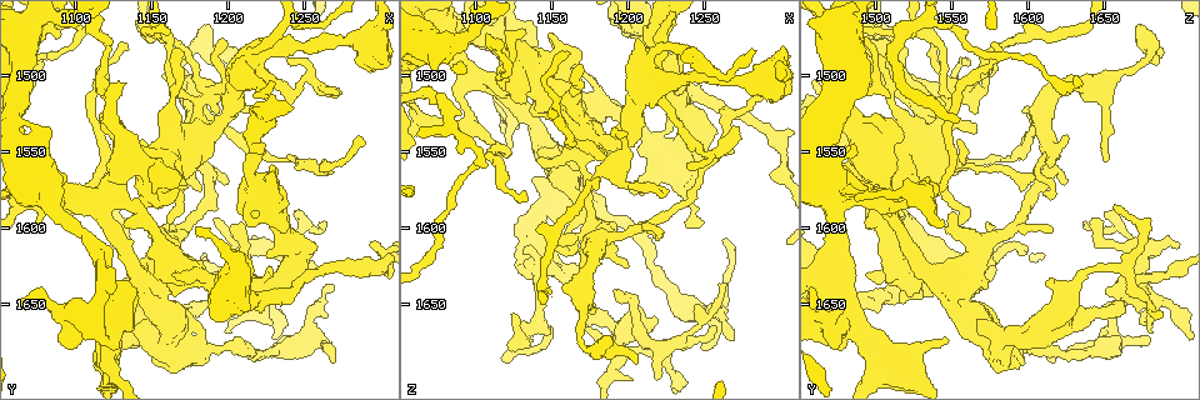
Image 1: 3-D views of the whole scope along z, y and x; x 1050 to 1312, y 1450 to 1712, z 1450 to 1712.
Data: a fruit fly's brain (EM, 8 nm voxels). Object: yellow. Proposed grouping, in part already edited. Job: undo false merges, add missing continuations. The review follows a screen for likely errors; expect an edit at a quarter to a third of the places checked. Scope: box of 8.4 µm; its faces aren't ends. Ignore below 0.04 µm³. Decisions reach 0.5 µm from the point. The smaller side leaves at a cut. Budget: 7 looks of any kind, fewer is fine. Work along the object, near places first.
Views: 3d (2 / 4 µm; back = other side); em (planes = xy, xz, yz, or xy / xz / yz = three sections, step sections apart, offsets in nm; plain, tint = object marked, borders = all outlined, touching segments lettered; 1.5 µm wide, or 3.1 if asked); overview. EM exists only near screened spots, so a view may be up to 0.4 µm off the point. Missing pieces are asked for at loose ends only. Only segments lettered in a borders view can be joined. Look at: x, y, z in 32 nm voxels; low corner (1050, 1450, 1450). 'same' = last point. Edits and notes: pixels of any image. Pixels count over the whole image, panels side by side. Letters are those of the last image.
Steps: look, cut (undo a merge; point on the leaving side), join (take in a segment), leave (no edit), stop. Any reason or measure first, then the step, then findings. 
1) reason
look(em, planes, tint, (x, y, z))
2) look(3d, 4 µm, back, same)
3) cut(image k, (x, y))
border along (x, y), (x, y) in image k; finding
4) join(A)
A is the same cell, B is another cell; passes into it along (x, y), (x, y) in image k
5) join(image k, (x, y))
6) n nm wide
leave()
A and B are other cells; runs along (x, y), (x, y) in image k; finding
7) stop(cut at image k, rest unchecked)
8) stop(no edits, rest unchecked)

sharp bend
look(3d, 2 µm, (1168, 1494, 1670))

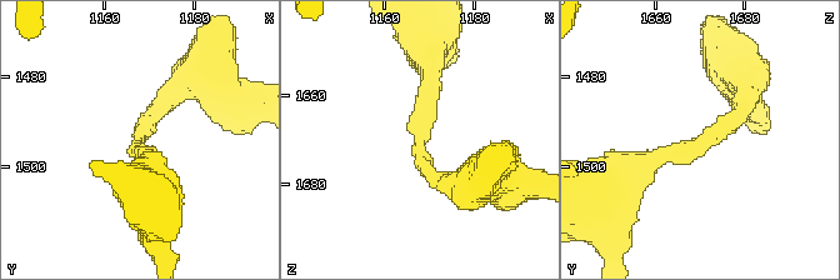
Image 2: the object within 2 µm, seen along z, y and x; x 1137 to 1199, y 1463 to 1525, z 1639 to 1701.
look(em, yz, step 4, tint, (1167, 1494, 1672))

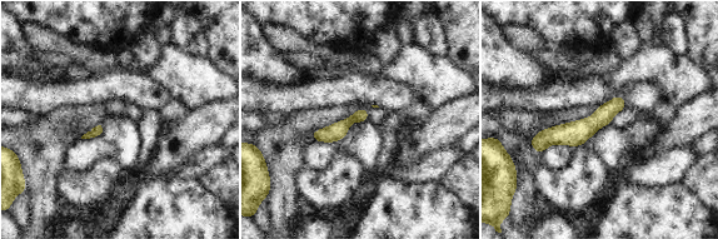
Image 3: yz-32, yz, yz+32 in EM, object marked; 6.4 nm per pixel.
look(em, planes, borders, same)

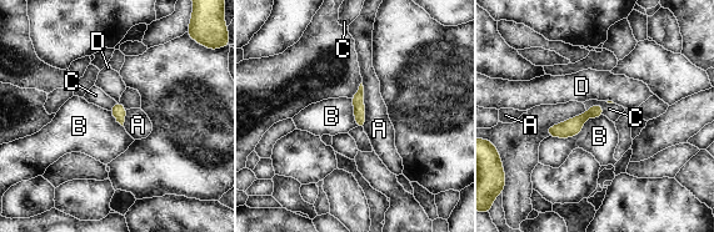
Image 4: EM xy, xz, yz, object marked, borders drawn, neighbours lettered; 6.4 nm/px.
leave()
A, B, C and D are other cells; runs along (600, 112), (550, 134) in image 4; one neuron here

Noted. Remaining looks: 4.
look(3d, 4 µm, (1222, 1614, 1698))

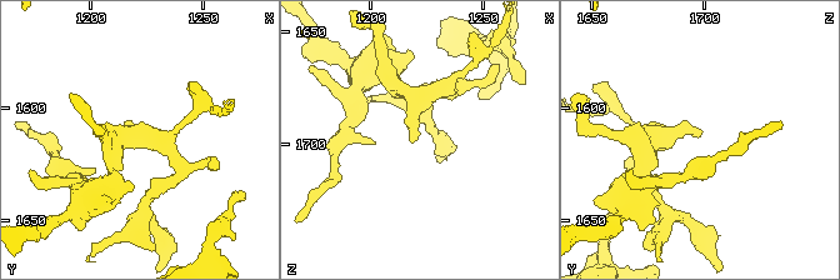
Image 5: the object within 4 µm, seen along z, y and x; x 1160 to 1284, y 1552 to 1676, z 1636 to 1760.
shape alone is not enough
look(em, planes, borders, (1220, 1613, 1699))

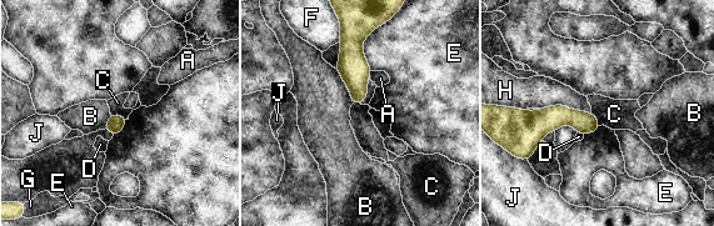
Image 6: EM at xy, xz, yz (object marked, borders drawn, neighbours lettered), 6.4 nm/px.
leave()
A, B, C, D, E, F, G, H and J are other cells; runs along (594, 120), (552, 119), (528, 154) in image 6; none of them fits

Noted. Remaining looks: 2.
free end
look(3d, 4 µm, (1272, 1512, 1534))

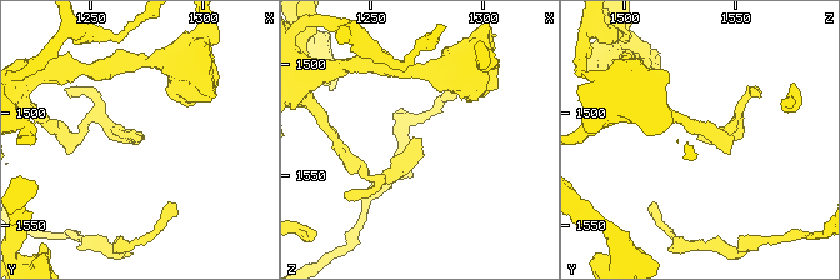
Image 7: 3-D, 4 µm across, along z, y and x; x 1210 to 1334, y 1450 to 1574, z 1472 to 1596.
look(em, planes, borders, (1271, 1513, 1534))

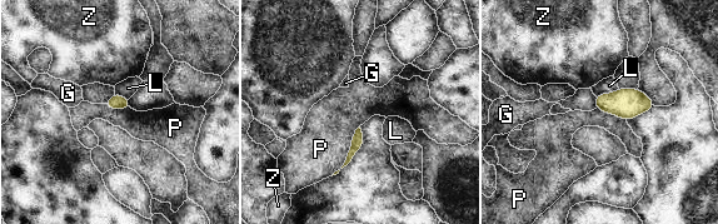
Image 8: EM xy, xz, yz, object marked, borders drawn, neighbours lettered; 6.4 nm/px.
leave()
G, L, P and Z are other cells; border along (359, 125), (344, 164), (330, 175) in image 8; no lettered segment goes on from it

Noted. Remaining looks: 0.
stop(no edits, rest unchecked)

